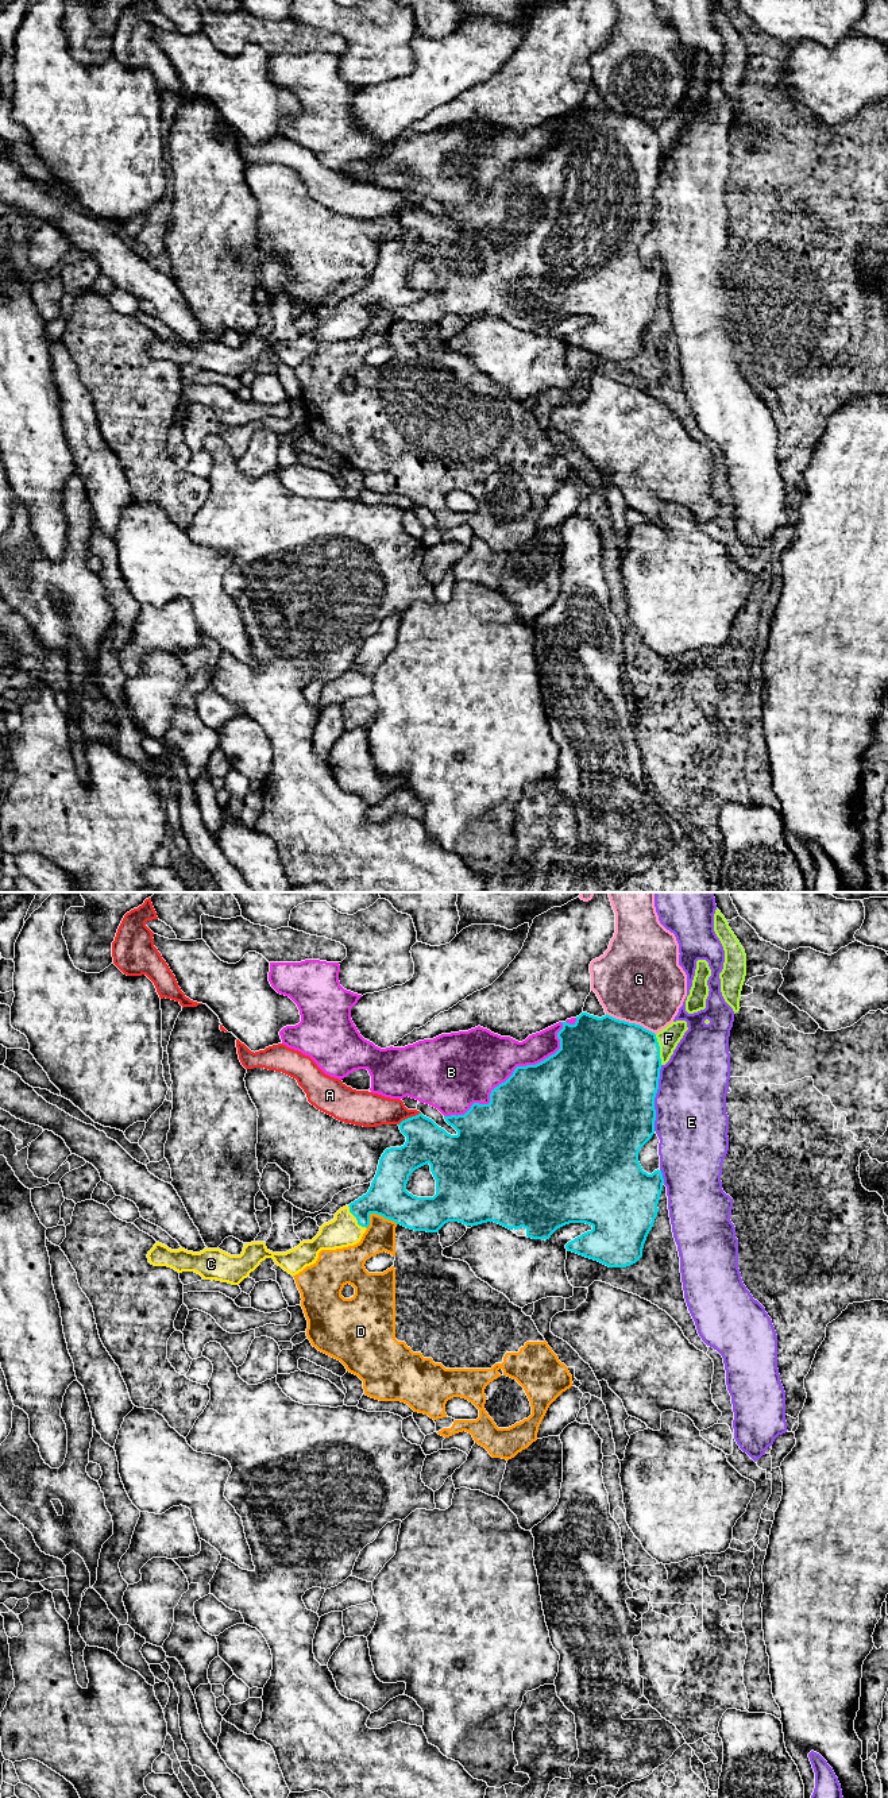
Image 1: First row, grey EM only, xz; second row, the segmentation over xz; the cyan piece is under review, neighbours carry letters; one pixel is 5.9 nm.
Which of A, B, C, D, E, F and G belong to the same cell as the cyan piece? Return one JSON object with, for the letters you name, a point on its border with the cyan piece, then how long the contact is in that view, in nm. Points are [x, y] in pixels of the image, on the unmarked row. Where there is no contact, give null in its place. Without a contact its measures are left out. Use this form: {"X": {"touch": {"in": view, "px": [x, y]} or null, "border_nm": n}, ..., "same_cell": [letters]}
{"C": {"touch": {"in": "xz", "px": [356, 312]}, "border_nm": 180}, "same_cell": ["C"]}

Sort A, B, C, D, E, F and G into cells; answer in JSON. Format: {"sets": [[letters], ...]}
{"sets": [["A"], ["B"], ["C"], ["D"], ["E"], ["F"], ["G"]]}

